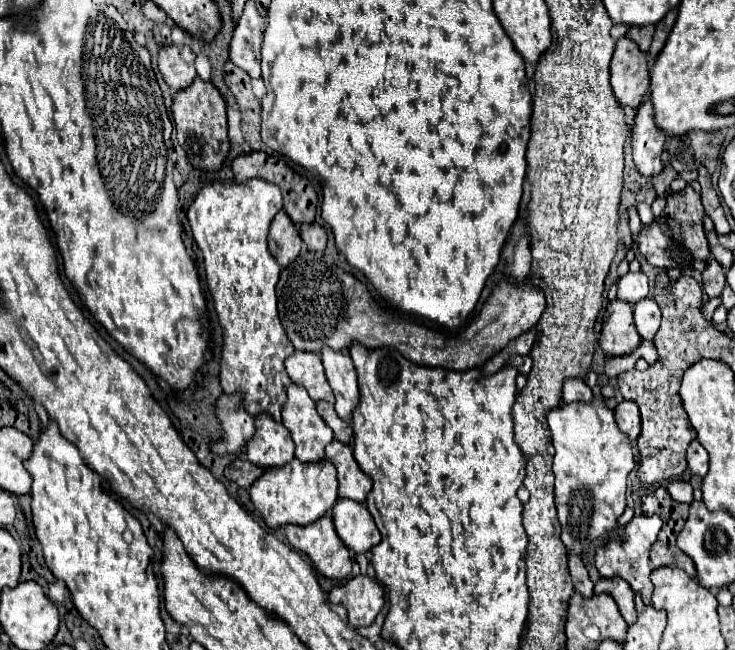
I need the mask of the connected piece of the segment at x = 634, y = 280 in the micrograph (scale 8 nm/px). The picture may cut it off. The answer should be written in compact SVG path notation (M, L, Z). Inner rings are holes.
M627 272L623 278L619 278L617 282L617 298L625 300L625 302L639 302L643 298L647 298L649 294L649 280L643 272Z

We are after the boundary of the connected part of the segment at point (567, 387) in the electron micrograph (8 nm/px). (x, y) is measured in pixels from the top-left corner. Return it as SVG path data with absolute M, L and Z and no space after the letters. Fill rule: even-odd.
M579 378L567 380L563 384L563 402L569 404L569 402L575 402L575 400L579 400L579 402L591 402L593 400L591 388Z

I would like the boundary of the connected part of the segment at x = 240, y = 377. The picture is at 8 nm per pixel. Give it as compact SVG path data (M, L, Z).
M253 178L243 184L215 182L203 186L187 210L193 238L205 258L207 286L223 328L221 388L229 396L241 394L241 404L253 418L267 412L279 424L283 422L281 410L287 400L287 386L293 384L283 362L295 352L277 314L275 286L281 268L267 248L269 224L281 208L279 186Z

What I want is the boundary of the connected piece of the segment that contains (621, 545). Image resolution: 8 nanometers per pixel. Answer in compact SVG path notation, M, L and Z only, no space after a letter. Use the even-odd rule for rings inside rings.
M635 516L627 526L625 526L625 538L623 540L611 540L607 546L597 550L595 556L595 566L599 570L599 574L603 578L623 578L629 582L629 586L633 588L635 594L641 594L643 602L651 604L651 592L653 592L653 584L651 584L651 562L649 562L649 554L651 554L651 546L657 542L659 530L661 530L663 522L657 516Z

